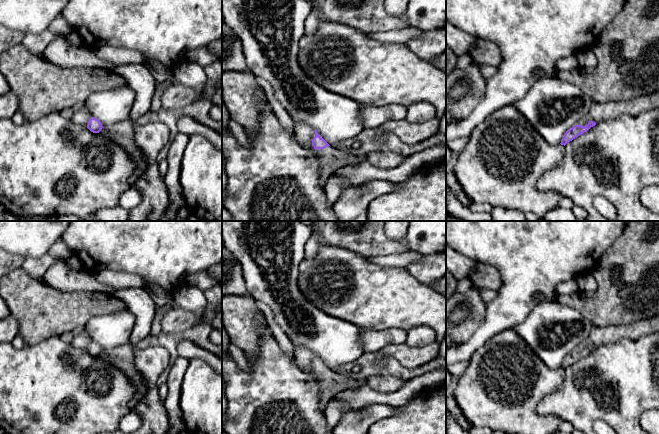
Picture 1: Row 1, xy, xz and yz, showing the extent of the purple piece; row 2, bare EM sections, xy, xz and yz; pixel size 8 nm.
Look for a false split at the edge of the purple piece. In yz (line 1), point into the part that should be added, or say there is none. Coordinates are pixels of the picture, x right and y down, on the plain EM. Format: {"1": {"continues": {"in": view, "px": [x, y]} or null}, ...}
{"1": {"continues": {"in": "yz", "px": [599, 335]}}}

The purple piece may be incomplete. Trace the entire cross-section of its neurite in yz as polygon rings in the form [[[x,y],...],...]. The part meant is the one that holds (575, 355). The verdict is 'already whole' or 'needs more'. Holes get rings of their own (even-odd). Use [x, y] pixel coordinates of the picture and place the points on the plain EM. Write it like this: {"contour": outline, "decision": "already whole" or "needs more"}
{"contour": [[[659,315],[630,324],[593,326],[590,335],[575,350],[566,355],[560,368],[565,370],[602,344],[615,343],[621,338],[636,341],[642,336],[655,333],[659,333]]], "decision": "needs more"}

